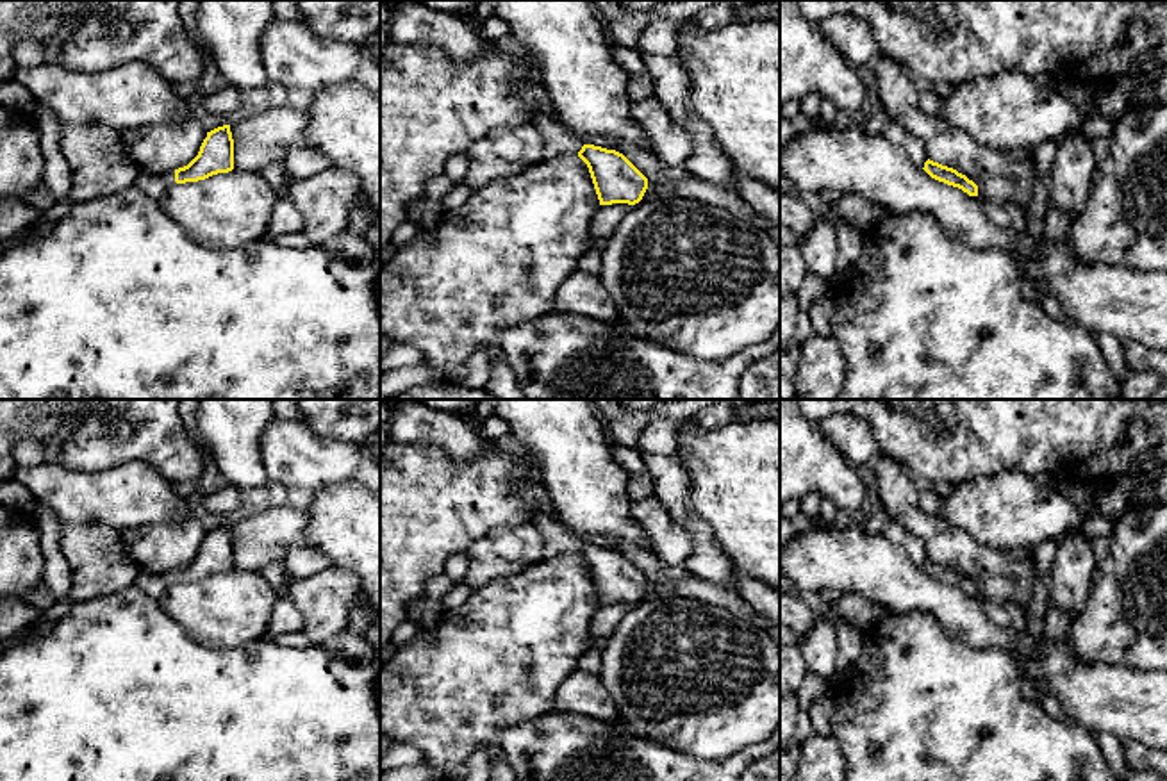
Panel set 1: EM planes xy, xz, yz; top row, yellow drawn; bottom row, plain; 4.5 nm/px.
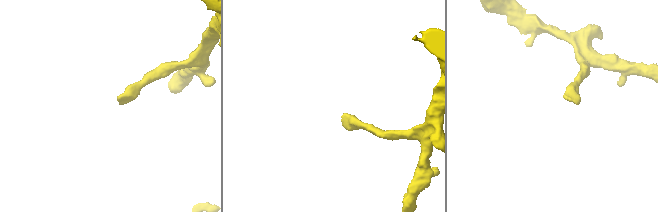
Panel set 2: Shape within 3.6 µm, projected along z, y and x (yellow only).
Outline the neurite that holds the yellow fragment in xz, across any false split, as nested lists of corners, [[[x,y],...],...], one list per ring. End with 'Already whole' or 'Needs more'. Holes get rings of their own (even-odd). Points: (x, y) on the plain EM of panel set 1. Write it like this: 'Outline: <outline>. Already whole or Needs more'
Outline: [[[548,514],[534,515],[544,551],[542,558],[576,553],[589,567],[600,604],[635,604],[648,588],[648,578],[619,551],[585,544]]]. Needs more

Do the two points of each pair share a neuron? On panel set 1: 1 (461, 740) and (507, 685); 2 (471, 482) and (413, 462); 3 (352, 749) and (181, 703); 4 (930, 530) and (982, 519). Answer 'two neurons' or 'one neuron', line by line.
1: one neuron
2: one neuron
3: one neuron
4: two neurons

